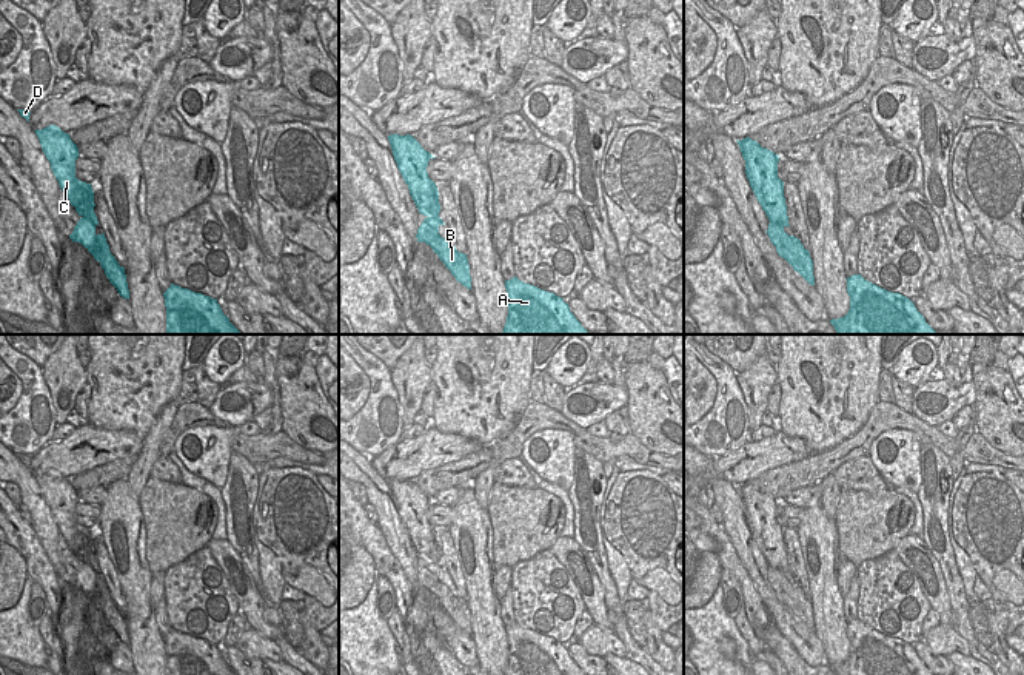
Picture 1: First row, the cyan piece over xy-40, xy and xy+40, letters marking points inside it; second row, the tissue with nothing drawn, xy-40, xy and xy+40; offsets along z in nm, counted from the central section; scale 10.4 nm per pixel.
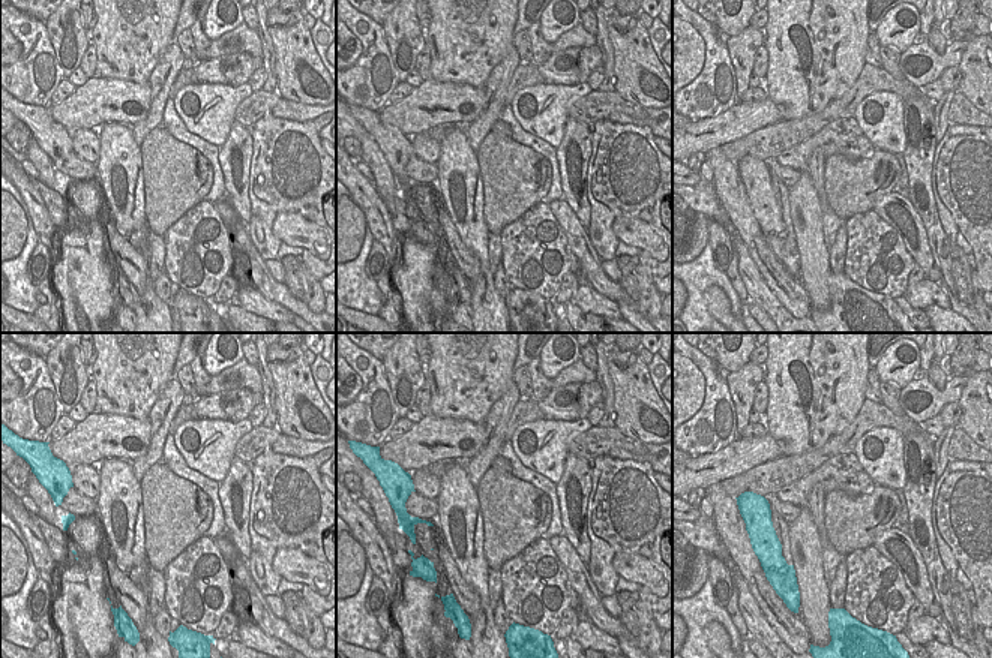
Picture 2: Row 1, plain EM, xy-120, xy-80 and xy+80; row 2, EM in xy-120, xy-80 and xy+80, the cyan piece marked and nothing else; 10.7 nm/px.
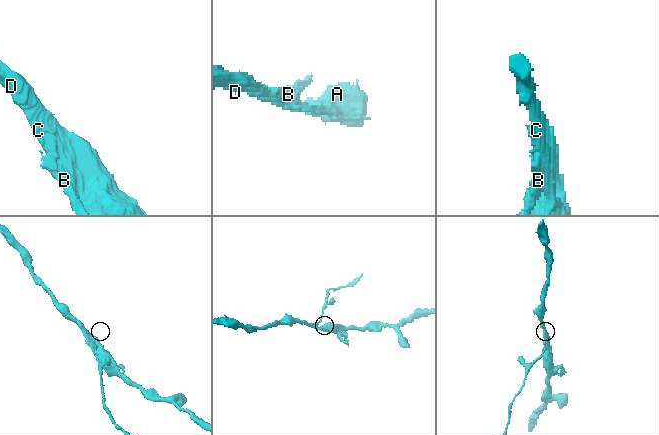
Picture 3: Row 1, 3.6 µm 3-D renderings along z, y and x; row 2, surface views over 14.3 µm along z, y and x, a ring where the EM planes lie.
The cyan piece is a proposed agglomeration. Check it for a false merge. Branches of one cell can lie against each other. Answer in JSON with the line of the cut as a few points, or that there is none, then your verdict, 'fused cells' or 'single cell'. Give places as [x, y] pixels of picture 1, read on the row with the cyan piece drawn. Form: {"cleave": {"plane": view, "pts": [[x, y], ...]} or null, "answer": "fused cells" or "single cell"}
{"cleave": {"plane": "xy+40", "pts": [[770, 221], [787, 225]]}, "answer": "fused cells"}

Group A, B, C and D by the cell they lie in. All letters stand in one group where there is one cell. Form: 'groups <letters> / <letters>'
groups A C D / B

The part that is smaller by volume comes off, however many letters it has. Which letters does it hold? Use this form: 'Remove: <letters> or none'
Remove: B.

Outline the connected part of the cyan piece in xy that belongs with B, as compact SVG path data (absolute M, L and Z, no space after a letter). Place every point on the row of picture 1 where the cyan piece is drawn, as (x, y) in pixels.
M425 217L417 230L417 242L425 242L433 248L457 282L471 290L471 276L467 254L459 253L440 234L439 227L445 225L440 217Z

